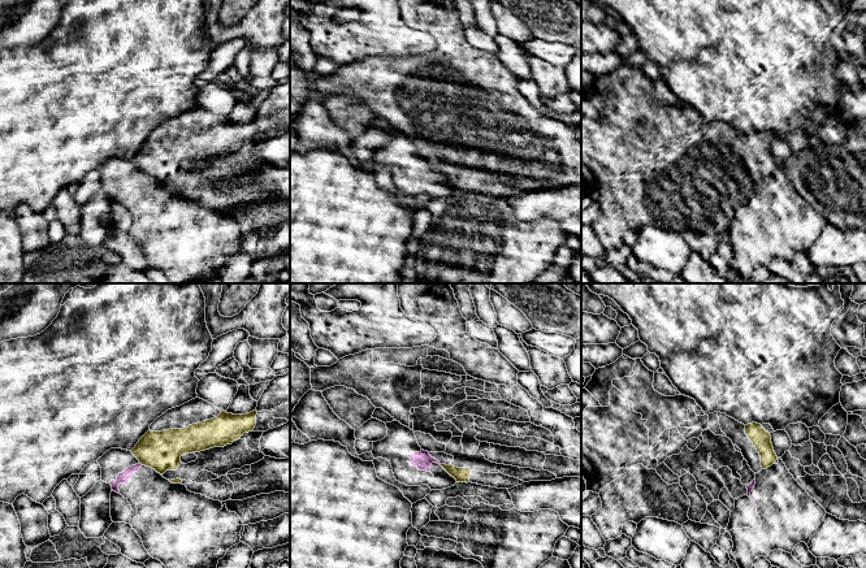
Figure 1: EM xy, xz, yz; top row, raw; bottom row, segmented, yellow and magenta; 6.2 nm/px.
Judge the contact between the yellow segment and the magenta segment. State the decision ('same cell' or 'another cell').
another cell

